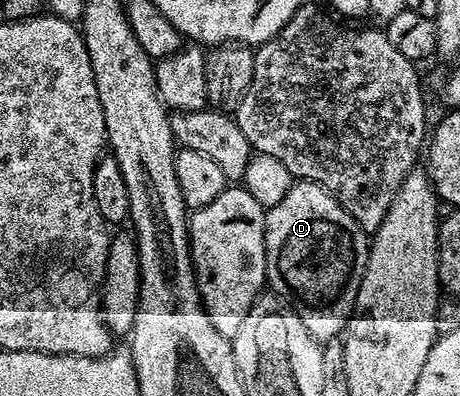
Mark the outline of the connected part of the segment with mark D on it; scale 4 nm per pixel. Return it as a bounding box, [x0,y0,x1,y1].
[263,180,369,342]

